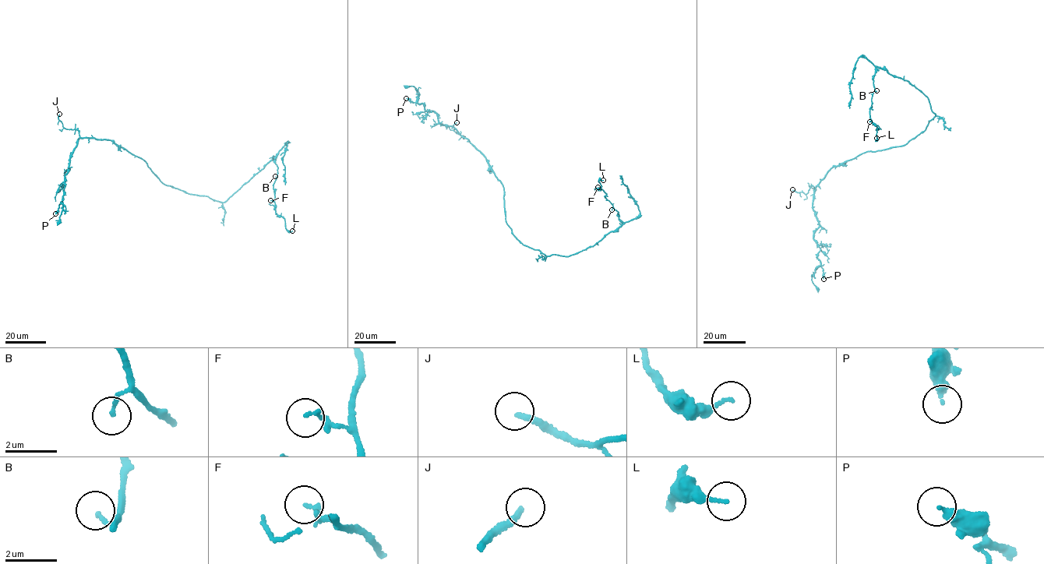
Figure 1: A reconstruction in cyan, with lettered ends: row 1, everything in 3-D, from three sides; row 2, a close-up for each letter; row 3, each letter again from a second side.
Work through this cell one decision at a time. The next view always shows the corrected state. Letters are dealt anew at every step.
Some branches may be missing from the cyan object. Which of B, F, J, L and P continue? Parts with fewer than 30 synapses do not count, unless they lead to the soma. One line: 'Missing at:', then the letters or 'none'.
Missing at: J

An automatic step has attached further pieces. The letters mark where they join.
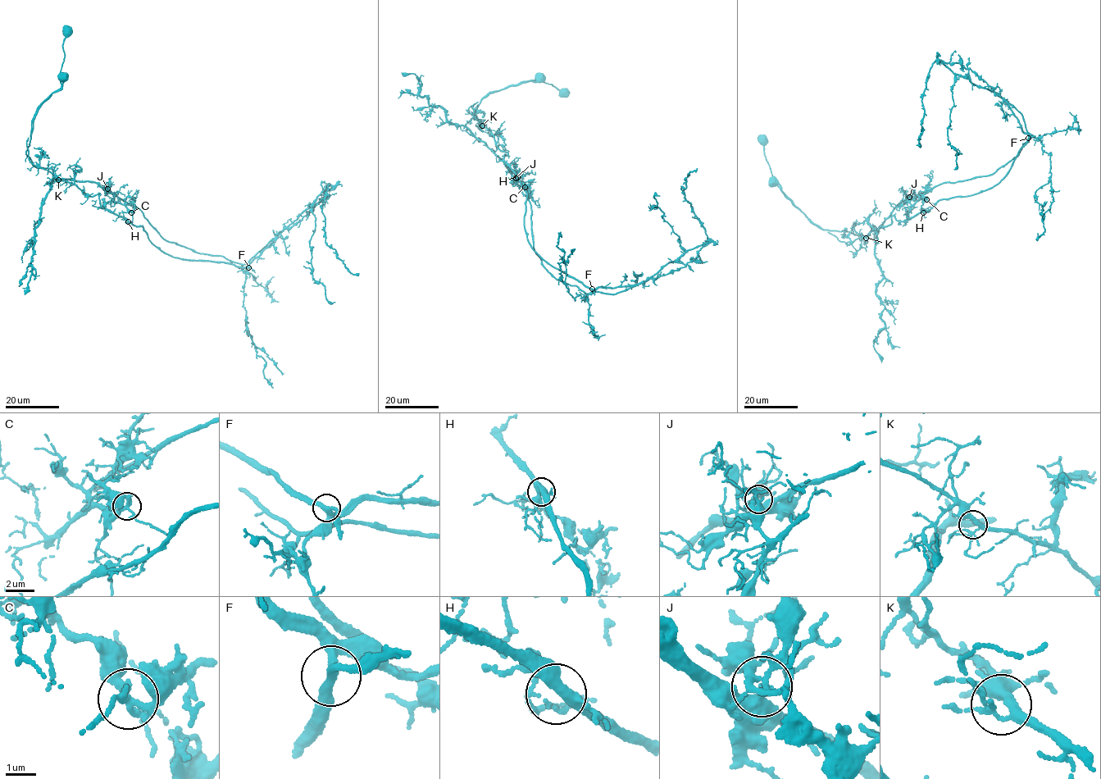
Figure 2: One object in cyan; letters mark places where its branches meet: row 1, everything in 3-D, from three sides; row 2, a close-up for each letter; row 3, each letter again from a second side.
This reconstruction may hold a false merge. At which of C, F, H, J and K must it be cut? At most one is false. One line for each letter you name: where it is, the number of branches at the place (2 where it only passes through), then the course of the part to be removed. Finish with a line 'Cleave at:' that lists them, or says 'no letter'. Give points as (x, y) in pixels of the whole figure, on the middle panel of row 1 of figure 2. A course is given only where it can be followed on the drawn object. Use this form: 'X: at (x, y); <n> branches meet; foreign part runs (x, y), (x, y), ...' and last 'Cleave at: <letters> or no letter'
J: at (516, 178); 3 branches meet; foreign part runs (516, 178), (505, 163), (526, 193), (524, 229), (534, 251), (593, 290), (637, 284), (684, 266), (716, 240)
Cleave at: J

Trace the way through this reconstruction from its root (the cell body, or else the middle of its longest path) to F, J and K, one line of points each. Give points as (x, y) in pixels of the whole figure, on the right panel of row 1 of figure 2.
F: (773, 182), (822, 229), (867, 236), (901, 202), (942, 183), (994, 174), (1022, 143), (1039, 138), (1028, 138)
J: (773, 182), (803, 213), (822, 229), (843, 230), (865, 236), (874, 226), (876, 232), (898, 204), (909, 197)
K: (773, 182), (822, 229), (865, 236), (908, 199), (906, 220), (892, 216), (891, 223), (866, 238)

